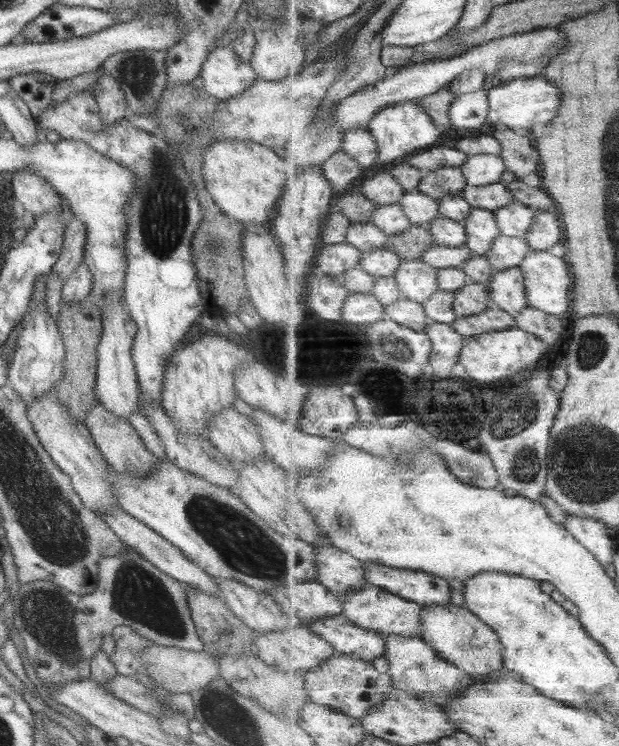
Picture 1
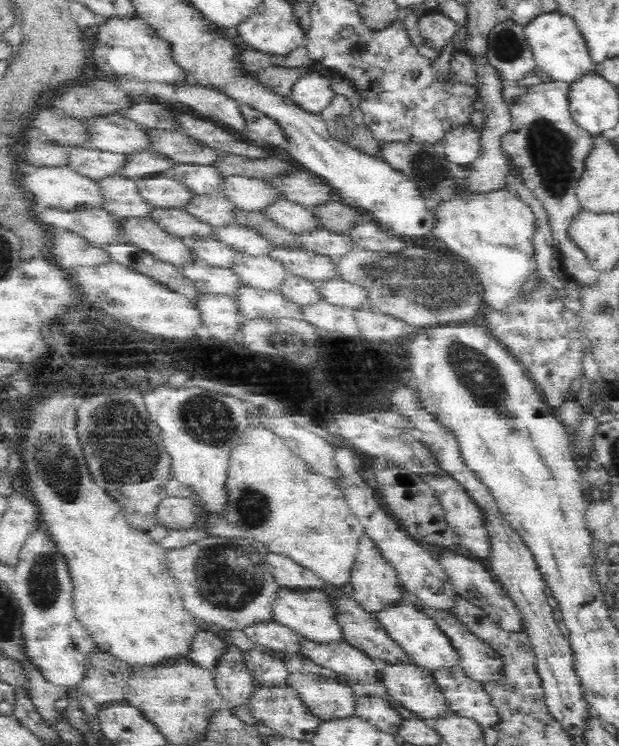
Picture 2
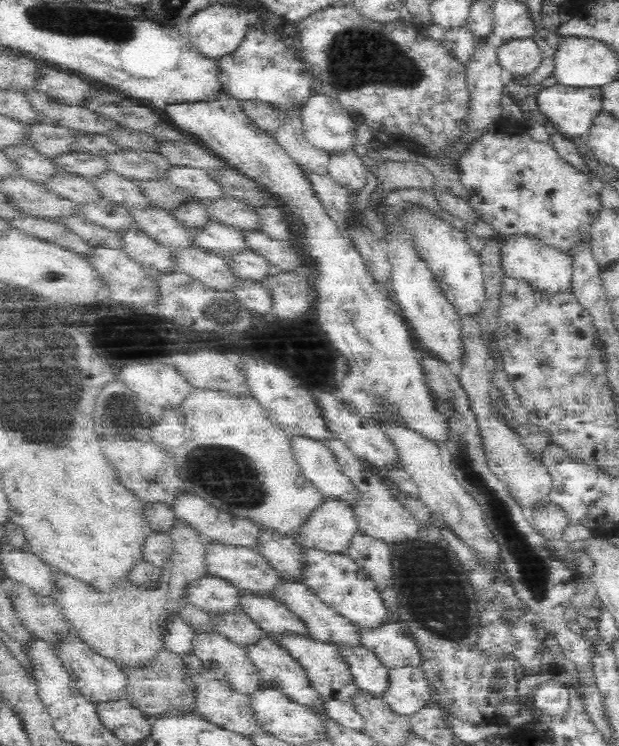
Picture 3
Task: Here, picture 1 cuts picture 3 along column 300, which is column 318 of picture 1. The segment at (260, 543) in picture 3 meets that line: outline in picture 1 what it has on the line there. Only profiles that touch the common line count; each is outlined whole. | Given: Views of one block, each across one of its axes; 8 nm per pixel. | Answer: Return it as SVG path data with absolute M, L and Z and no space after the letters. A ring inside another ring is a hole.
M316 546L318 580L325 583L335 596L344 596L354 588L368 583L367 569L362 560L335 546Z

